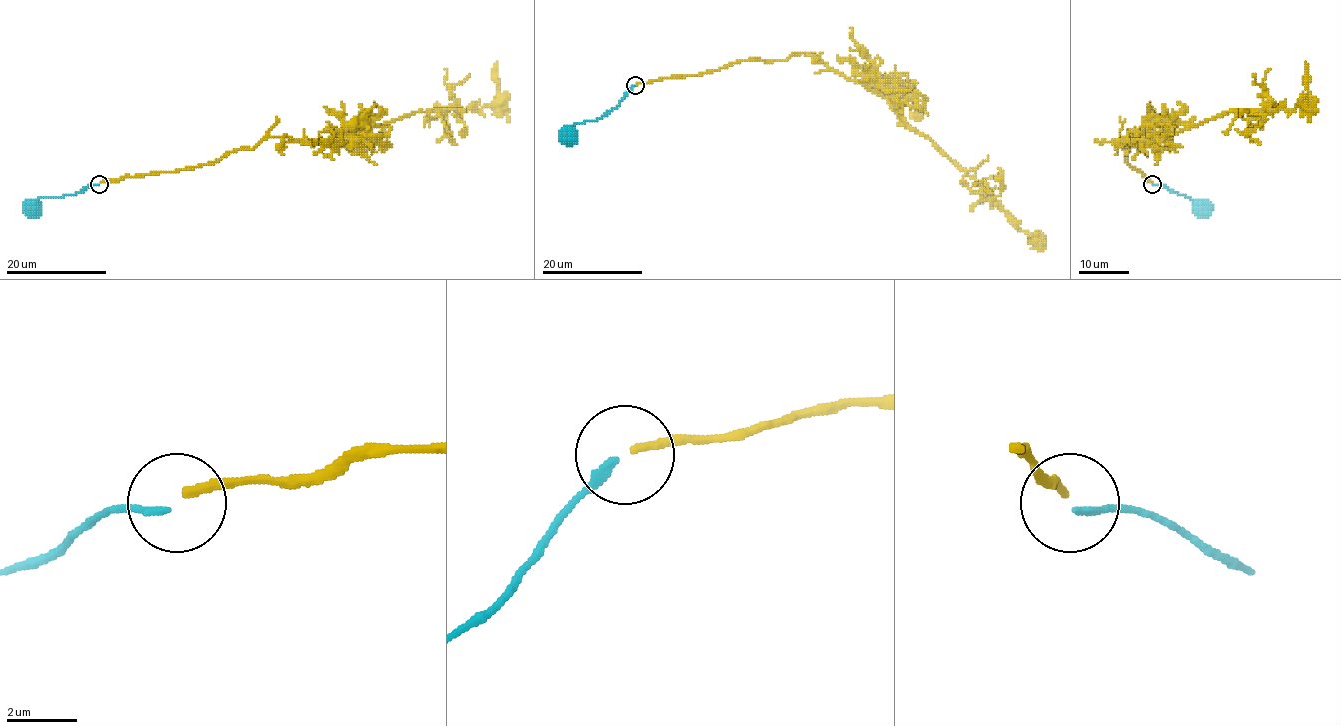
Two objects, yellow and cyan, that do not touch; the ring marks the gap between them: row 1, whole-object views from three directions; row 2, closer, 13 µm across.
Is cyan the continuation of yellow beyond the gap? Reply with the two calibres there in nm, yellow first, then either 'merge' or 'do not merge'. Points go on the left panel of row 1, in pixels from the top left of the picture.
240 nm thick on the yellow side, 240 nm on the other; do not merge

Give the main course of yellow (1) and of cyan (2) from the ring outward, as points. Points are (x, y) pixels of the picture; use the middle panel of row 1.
1: (636, 85), (751, 60), (810, 53), (879, 92), (975, 180), (982, 195), (1034, 238)
2: (634, 85), (616, 106), (602, 116), (578, 122), (565, 134)

